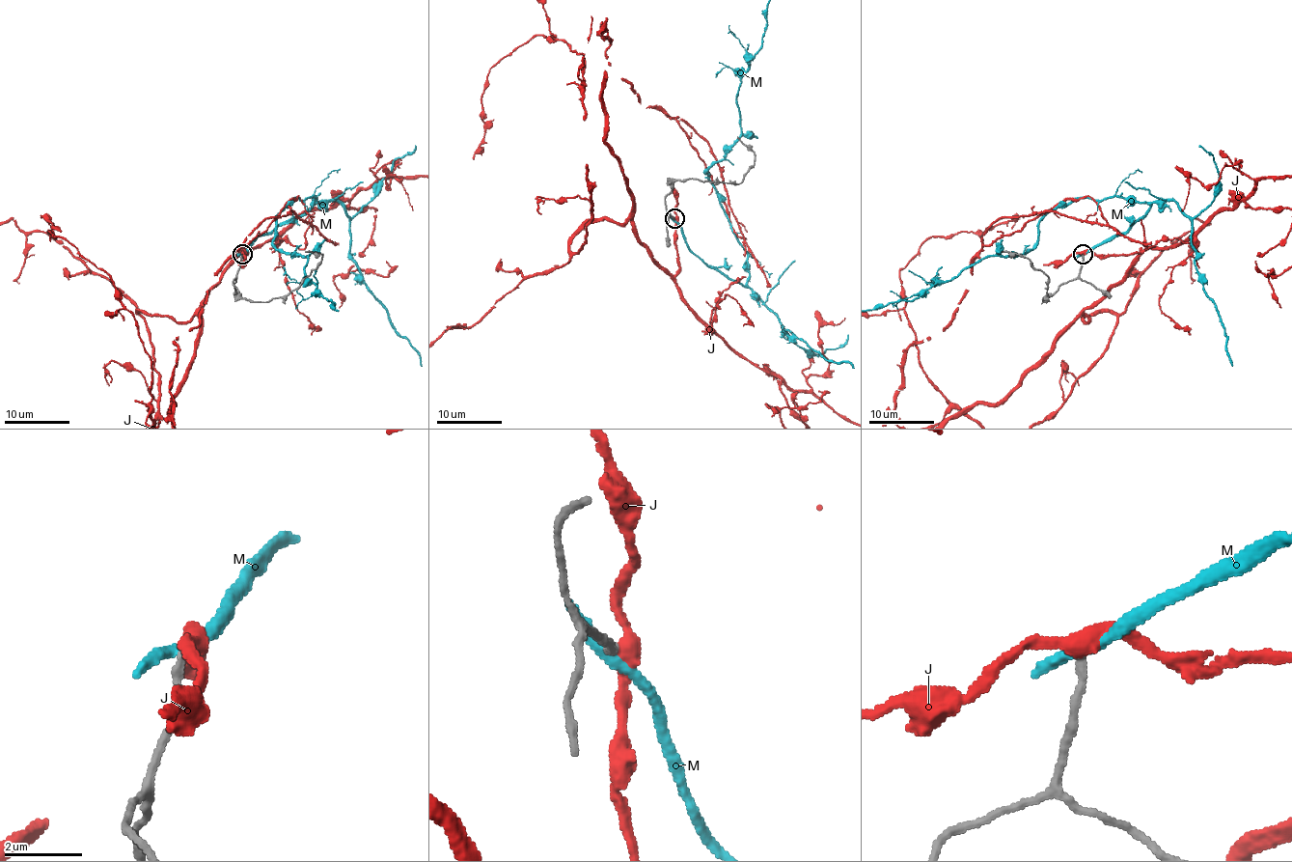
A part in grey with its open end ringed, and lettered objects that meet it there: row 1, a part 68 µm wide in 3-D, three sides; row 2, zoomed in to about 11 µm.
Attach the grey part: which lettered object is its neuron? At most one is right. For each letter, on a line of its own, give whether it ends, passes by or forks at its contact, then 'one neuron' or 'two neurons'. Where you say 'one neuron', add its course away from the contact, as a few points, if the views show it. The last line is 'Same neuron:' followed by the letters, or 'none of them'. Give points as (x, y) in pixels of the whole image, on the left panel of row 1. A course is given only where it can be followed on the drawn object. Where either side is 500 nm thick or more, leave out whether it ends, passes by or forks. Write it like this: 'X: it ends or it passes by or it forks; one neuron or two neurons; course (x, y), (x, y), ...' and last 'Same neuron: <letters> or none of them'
J: it passes by; one neuron
M: it passes by; two neurons
Same neuron: J

